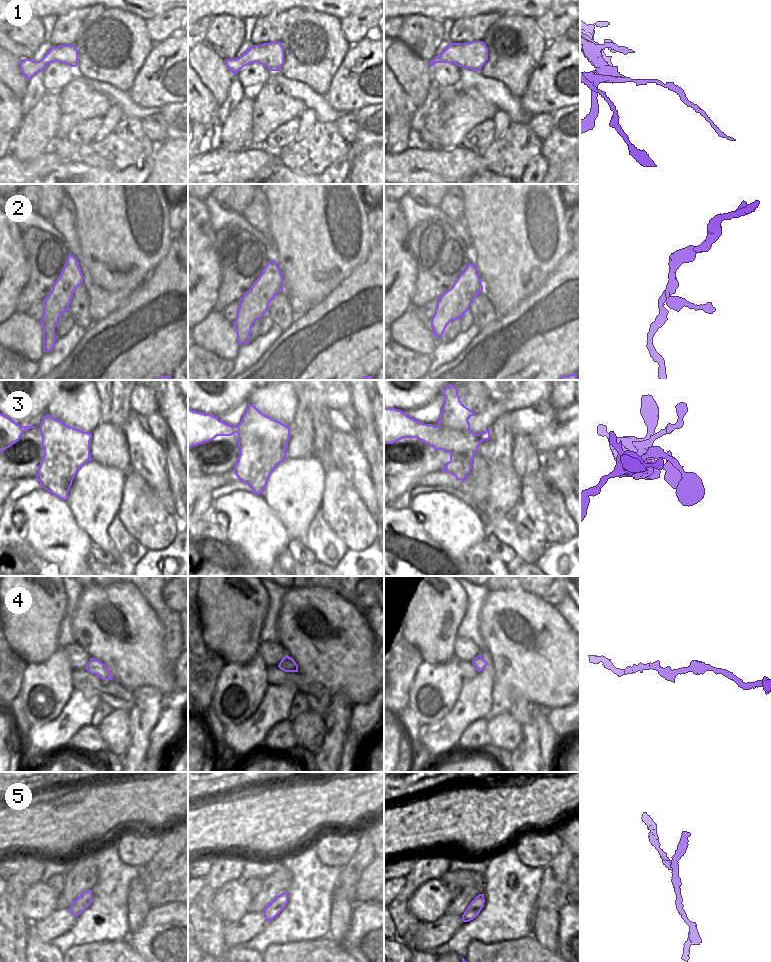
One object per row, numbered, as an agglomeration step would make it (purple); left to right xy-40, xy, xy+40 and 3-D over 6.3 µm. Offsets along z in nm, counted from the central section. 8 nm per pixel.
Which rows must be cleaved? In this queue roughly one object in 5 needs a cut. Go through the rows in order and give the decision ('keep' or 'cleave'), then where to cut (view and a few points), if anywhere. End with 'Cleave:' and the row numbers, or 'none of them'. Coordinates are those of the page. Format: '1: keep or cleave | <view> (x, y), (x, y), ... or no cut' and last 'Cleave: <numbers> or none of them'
1: cleave | xy (239, 57), (239, 60), (244, 65)
2: keep | no cut
3: keep | no cut
4: keep | no cut
5: keep | no cut
Cleave: 1

